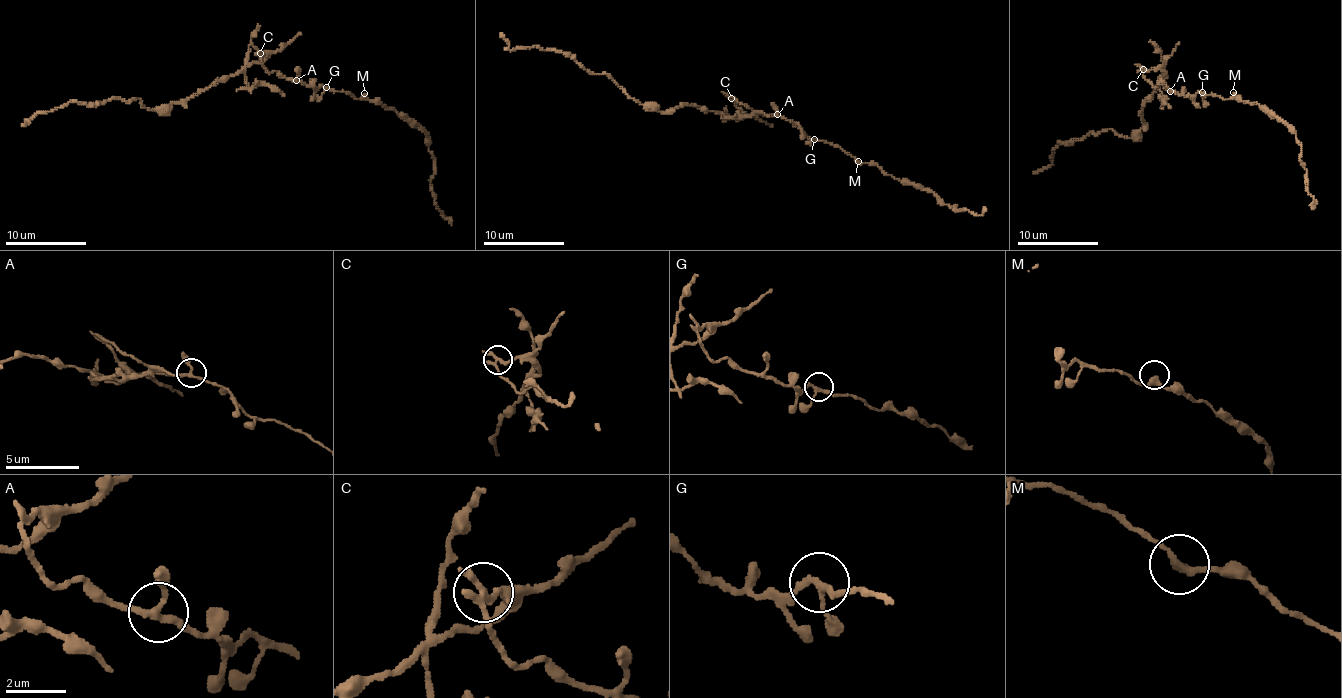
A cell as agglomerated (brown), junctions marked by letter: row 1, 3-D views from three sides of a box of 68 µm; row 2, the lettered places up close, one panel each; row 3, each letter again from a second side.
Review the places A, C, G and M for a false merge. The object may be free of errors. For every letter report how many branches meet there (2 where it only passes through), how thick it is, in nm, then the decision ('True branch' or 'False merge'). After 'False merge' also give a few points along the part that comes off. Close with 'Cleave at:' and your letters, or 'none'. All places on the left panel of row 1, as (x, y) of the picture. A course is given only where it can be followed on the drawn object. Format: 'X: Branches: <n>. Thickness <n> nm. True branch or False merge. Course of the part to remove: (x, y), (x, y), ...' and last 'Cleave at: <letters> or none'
A: Branches: 3. Thickness 190 nm. True branch
C: Branches: 3. Thickness 220 nm. False merge. Course of the part to remove: (259, 53), (266, 55), (260, 61), (169, 105), (149, 110), (132, 98), (68, 102), (37, 111), (22, 126)
G: Branches: 3. Thickness 180 nm. True branch
M: Branches: 2. Thickness 280 nm. True branch
Cleave at: C

